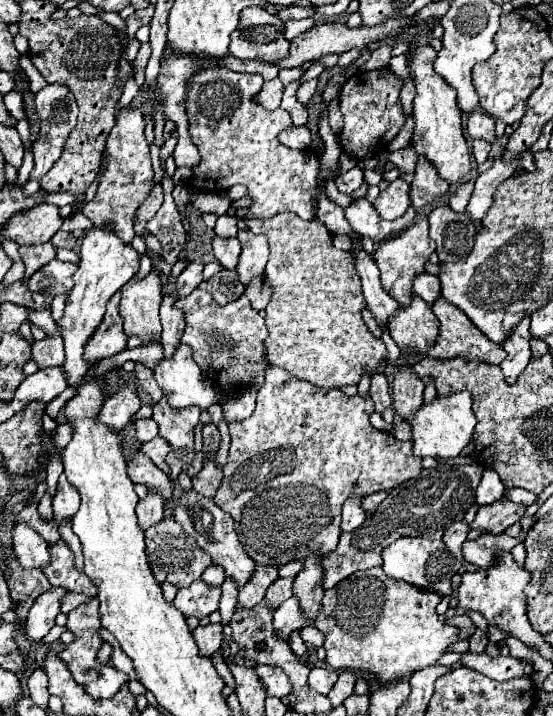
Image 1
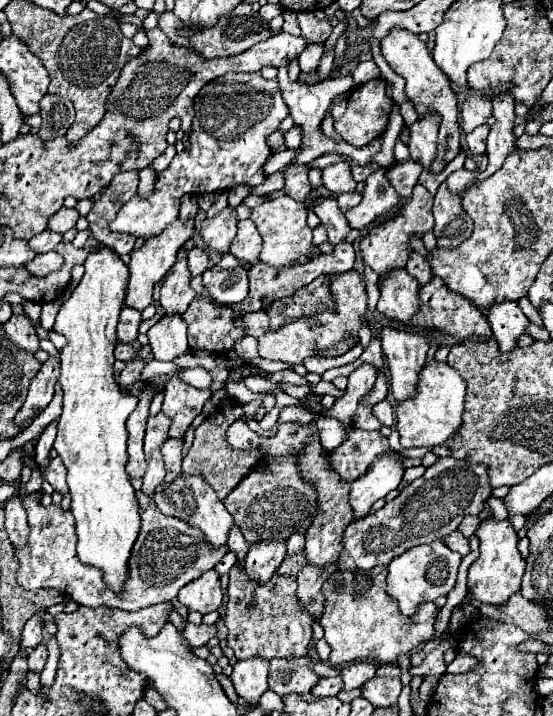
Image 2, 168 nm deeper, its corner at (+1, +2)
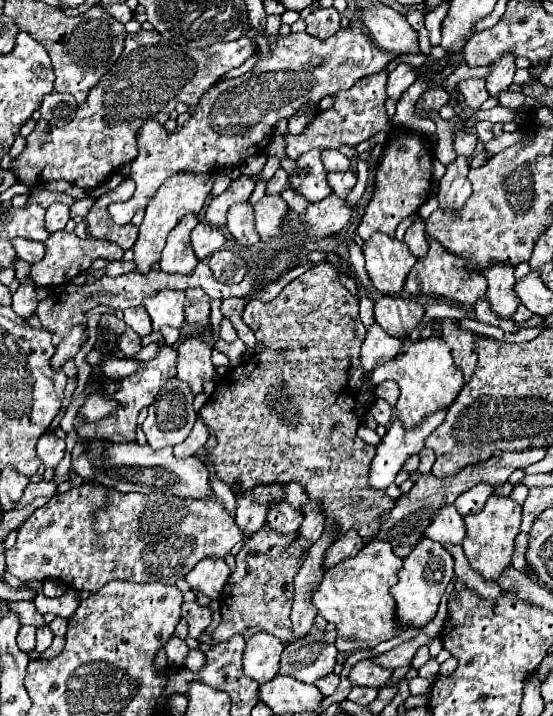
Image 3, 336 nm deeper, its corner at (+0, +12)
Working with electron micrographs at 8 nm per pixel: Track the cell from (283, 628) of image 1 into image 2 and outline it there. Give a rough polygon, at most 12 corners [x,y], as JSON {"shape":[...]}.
{"shape":[[305,566],[297,574],[301,610],[321,620],[321,586],[335,566]]}

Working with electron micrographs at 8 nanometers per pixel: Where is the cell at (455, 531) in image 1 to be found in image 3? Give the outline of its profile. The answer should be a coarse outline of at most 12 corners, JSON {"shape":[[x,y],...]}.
{"shape":[[490,484],[468,488],[454,506],[462,516],[478,512],[494,488]]}

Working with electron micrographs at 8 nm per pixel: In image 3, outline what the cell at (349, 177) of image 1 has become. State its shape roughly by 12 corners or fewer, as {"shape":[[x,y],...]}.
{"shape":[[322,150],[328,172],[344,172],[350,160],[338,150]]}

